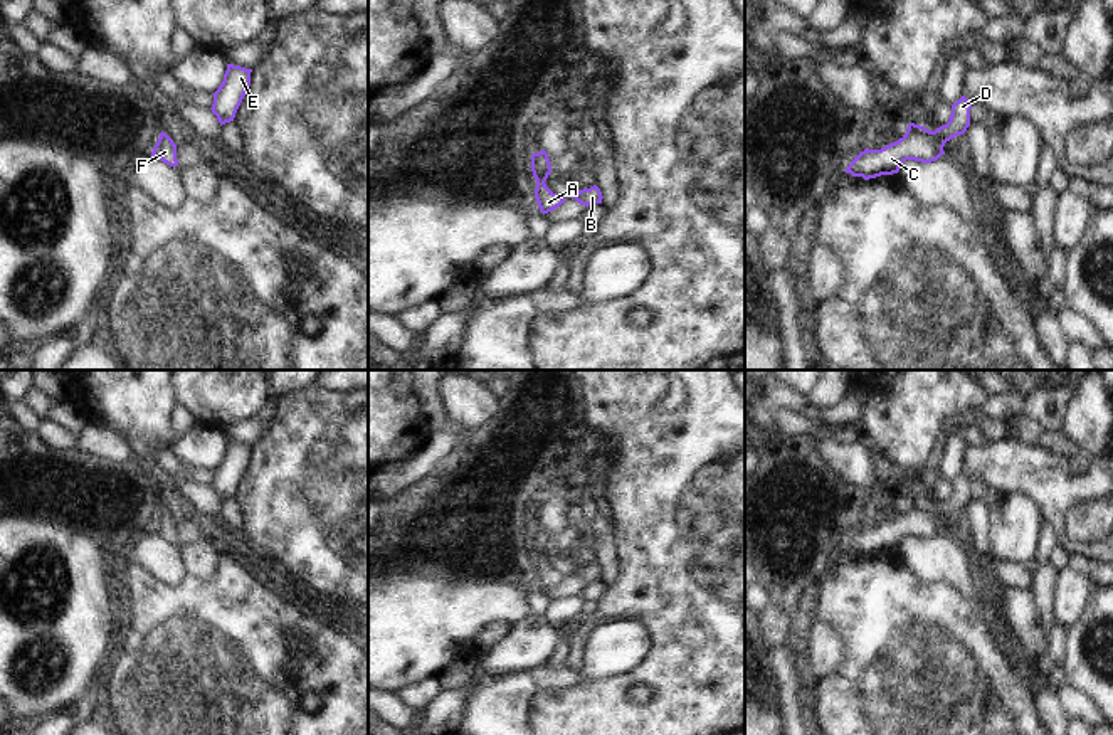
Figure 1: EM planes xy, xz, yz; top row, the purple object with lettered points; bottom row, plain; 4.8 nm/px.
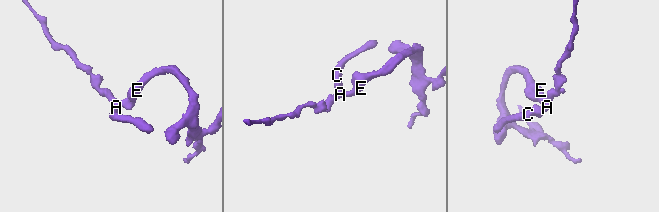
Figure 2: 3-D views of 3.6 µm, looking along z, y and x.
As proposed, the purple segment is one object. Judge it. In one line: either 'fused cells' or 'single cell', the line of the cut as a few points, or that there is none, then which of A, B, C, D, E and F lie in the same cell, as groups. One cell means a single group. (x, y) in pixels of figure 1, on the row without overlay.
single cell | no cut | A B C D E F

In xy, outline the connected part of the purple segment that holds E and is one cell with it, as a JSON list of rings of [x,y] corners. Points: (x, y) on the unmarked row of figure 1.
[[[227,441],[224,457],[214,469],[212,489],[217,493],[220,503],[234,498],[235,489],[251,463],[252,446]]]

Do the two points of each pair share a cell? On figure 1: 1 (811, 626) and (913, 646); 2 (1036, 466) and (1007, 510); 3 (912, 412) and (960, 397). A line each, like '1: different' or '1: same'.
1: different
2: different
3: same

